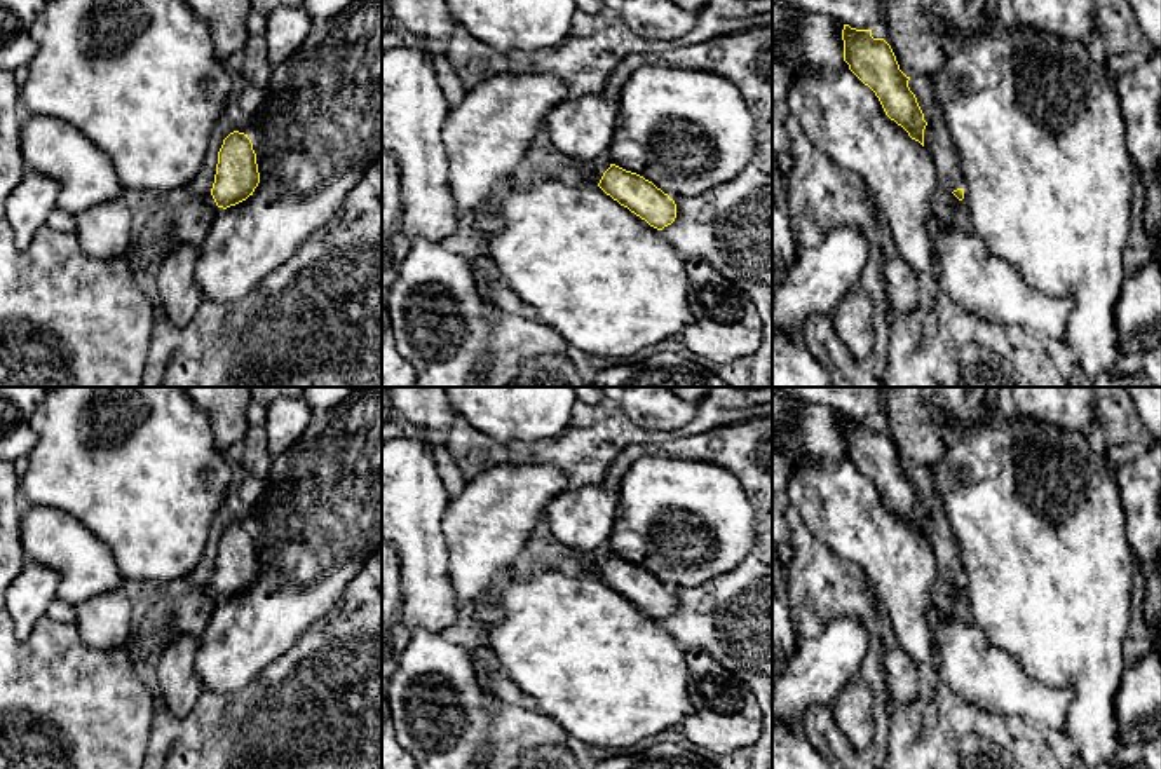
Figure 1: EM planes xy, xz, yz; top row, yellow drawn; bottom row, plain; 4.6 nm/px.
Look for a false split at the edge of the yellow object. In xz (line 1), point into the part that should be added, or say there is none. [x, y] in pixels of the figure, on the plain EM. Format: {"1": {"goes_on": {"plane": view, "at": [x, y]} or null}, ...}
{"1": {"goes_on": null}}

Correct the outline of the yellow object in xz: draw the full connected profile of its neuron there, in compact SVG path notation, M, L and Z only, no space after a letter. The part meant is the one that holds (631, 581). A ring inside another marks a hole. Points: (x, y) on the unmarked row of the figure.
M615 555L603 563L598 577L657 621L676 609L676 595L668 584L643 567Z

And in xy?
M234 521L218 542L218 555L211 586L218 598L230 598L249 586L260 574L256 544L248 525Z

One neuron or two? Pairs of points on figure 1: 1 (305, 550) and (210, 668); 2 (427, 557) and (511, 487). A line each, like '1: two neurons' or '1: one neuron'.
1: one neuron
2: two neurons

